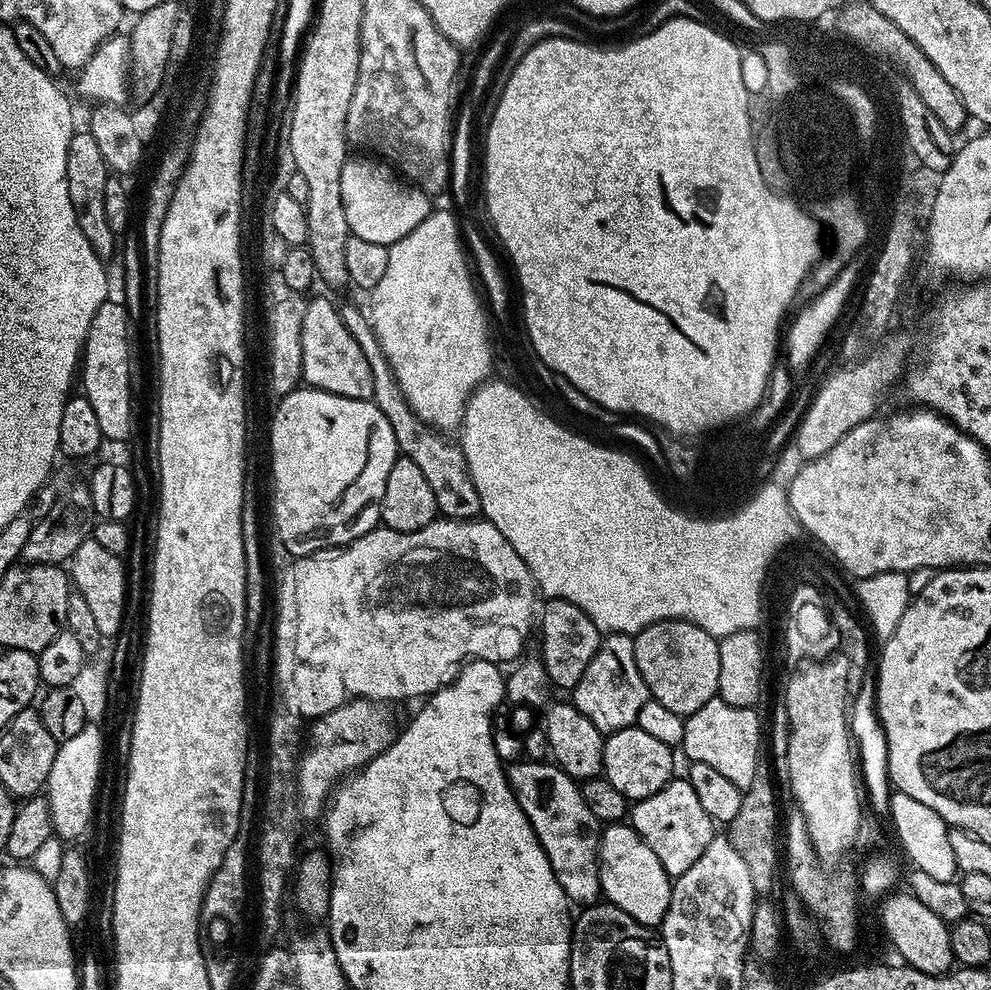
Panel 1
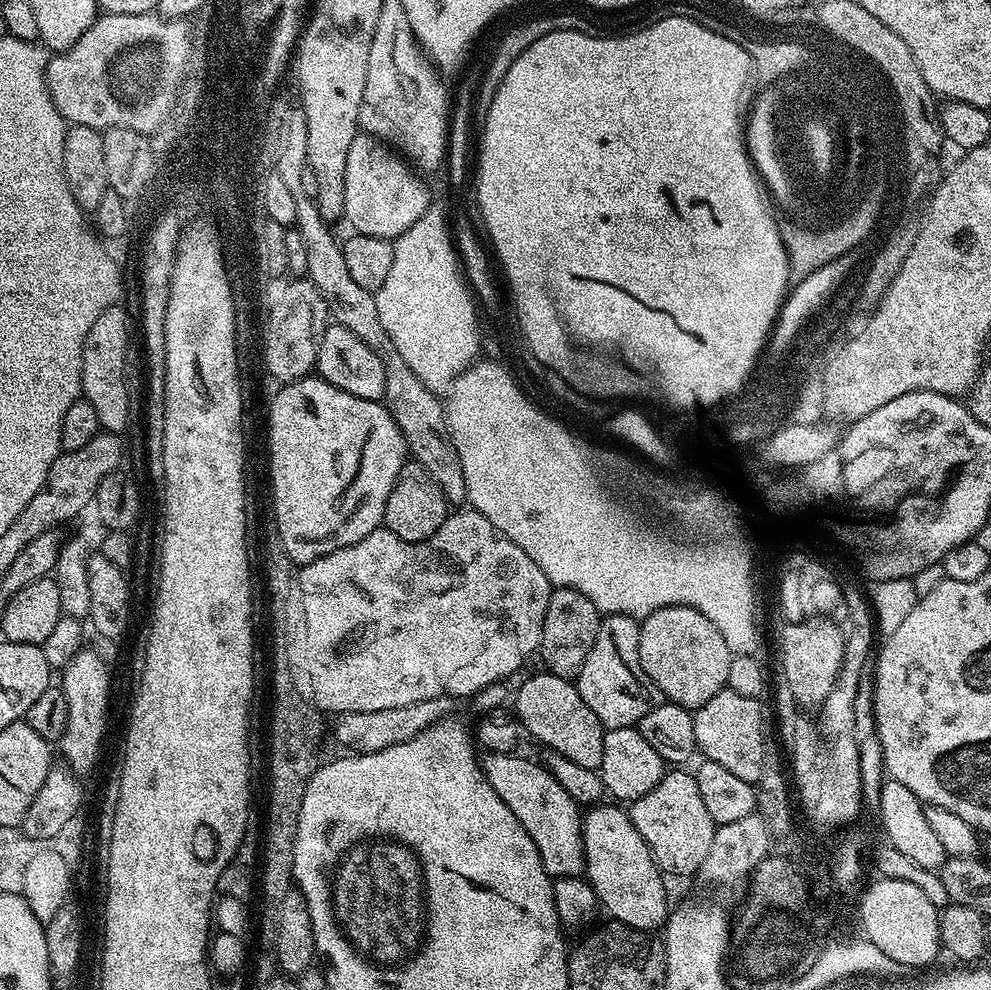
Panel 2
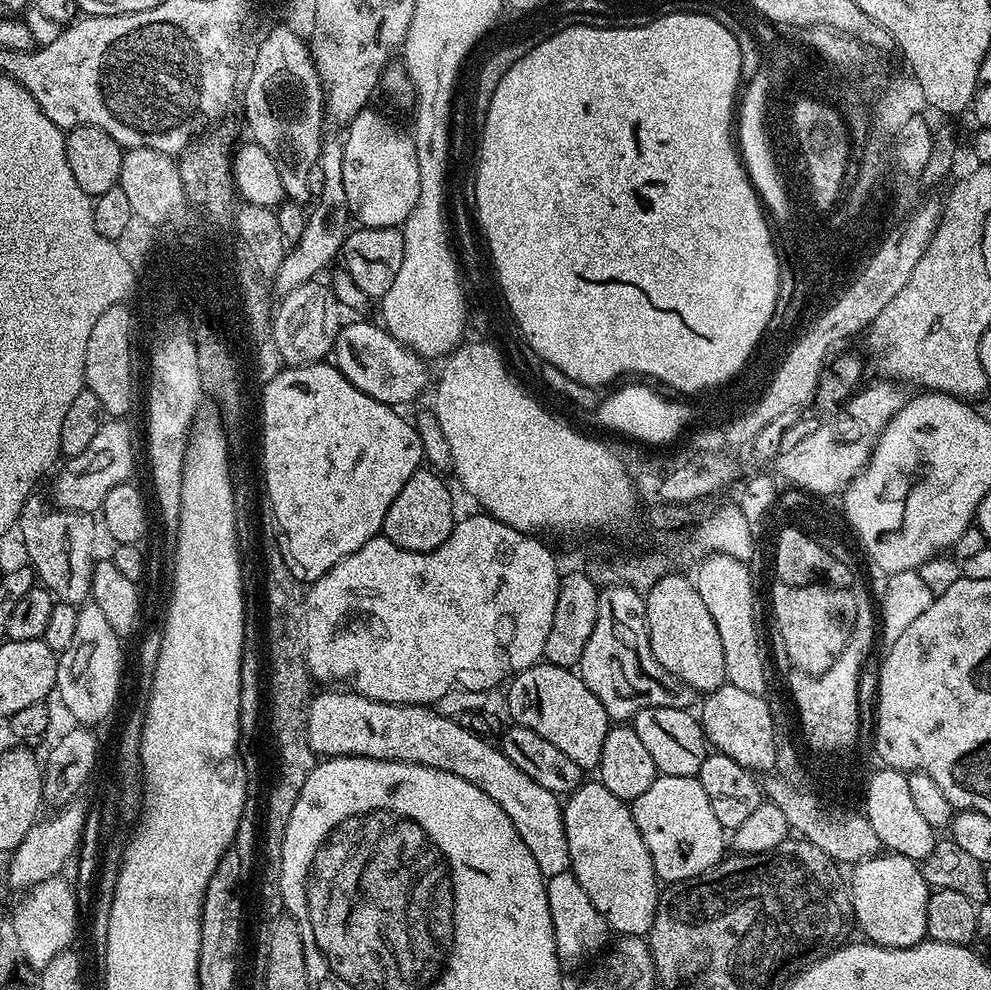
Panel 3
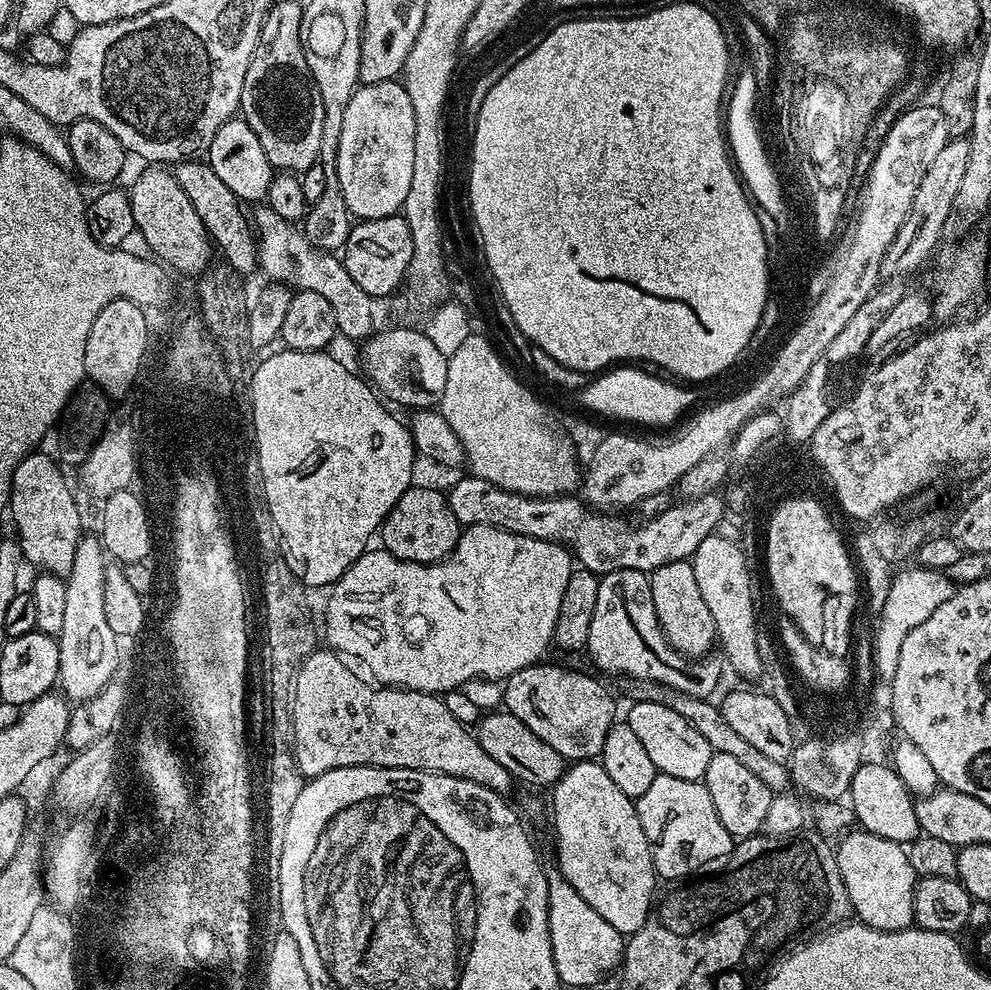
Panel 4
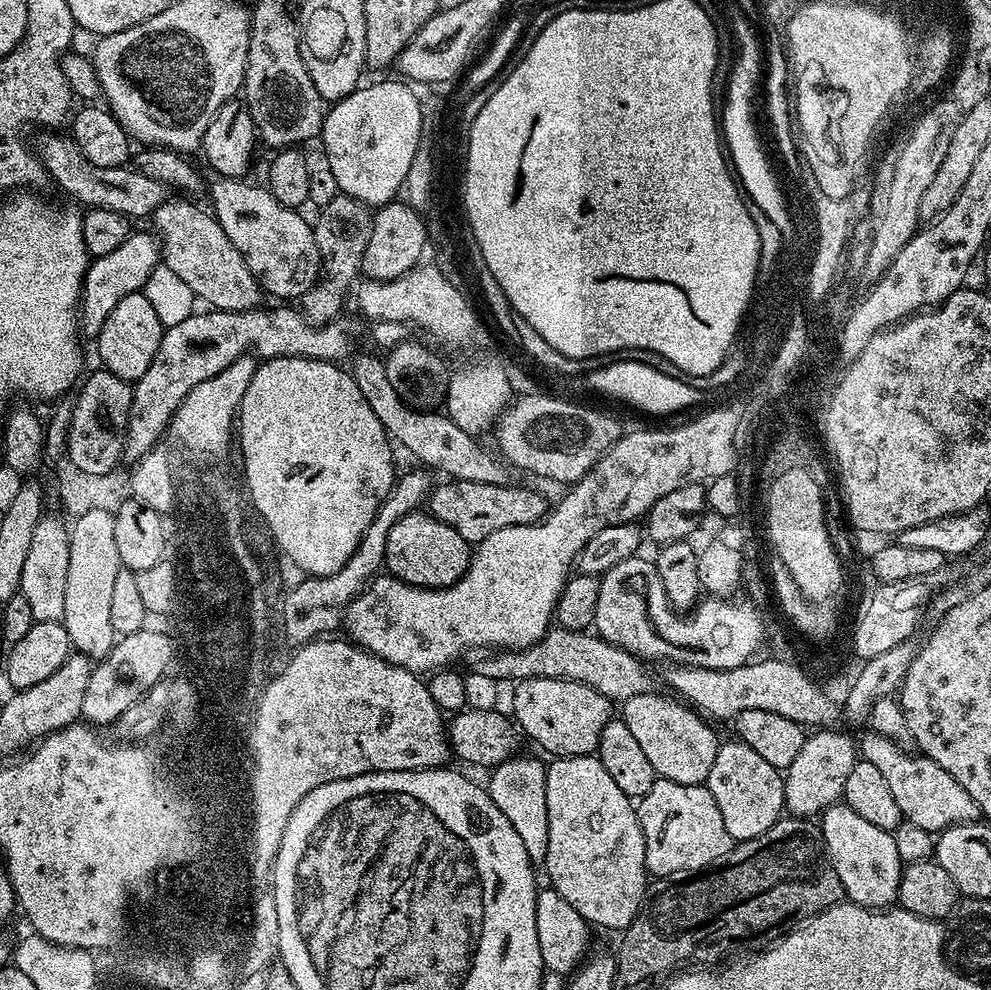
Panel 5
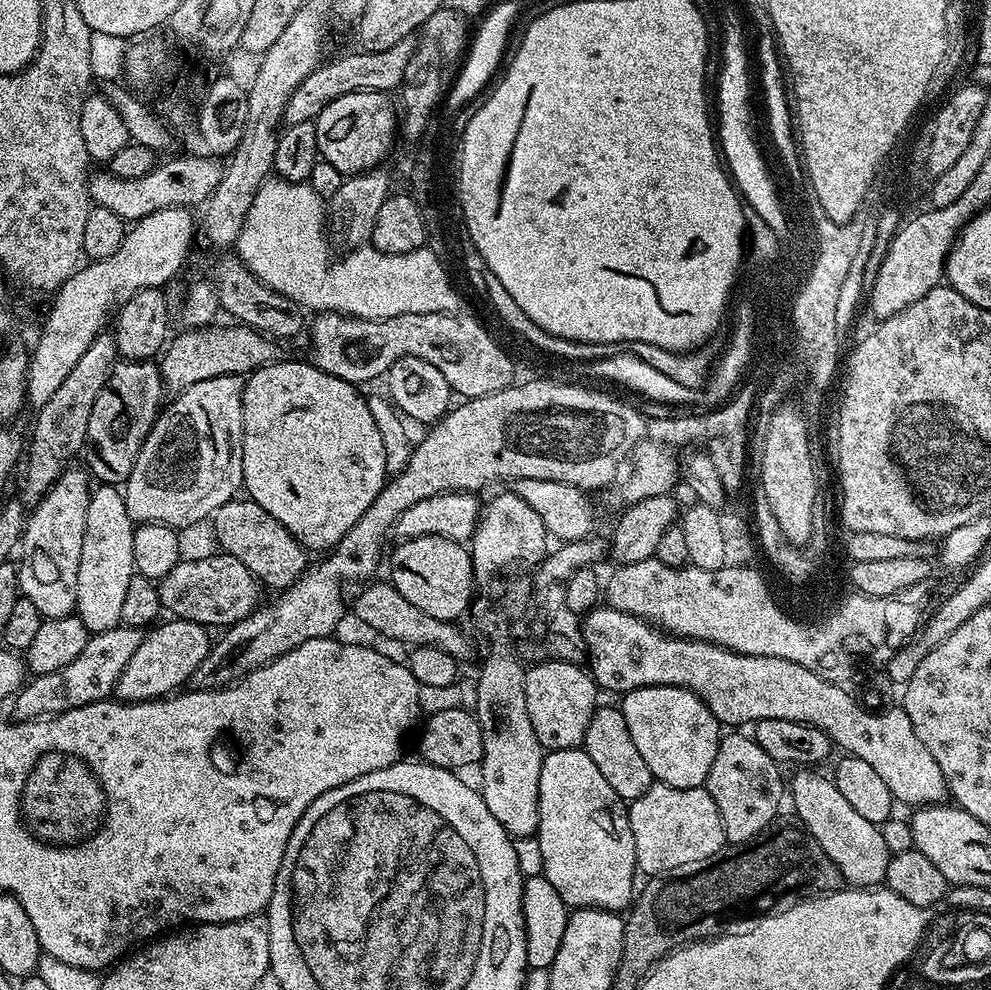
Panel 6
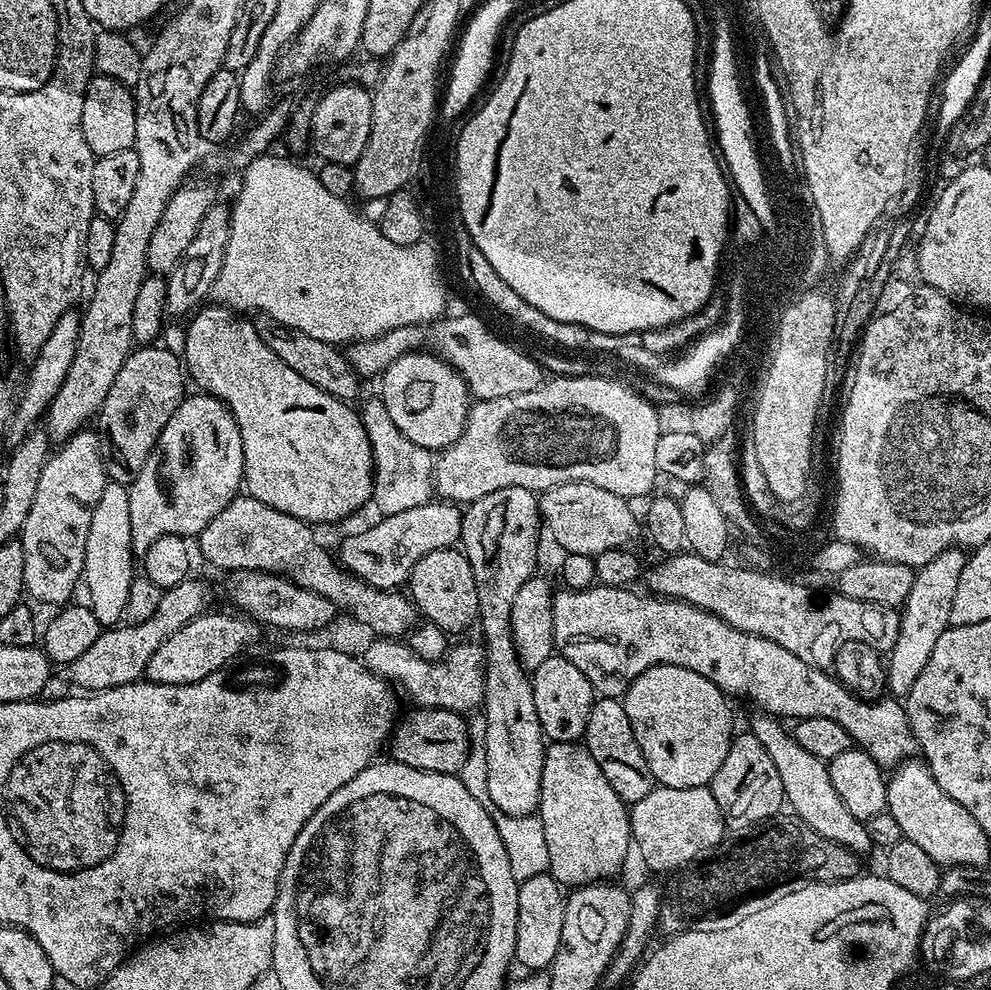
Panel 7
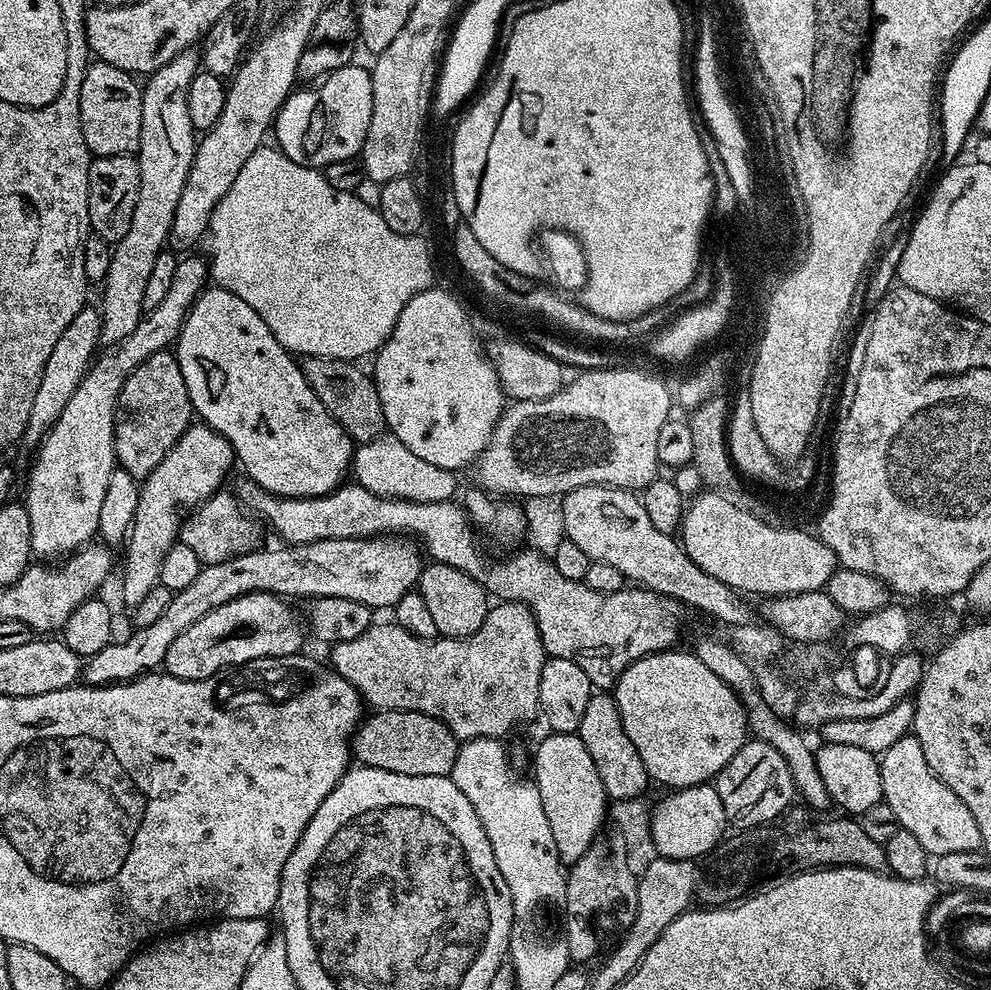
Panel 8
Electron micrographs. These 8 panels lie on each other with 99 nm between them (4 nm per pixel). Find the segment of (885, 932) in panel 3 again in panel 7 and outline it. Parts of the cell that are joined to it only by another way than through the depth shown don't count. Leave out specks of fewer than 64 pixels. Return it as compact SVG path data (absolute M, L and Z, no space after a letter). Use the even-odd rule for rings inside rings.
M767 714L756 715L758 716L754 717L750 724L750 731L754 738L758 738L758 742L762 742L762 746L766 746L766 754L770 754L770 759L774 761L774 767L778 769L778 778L782 778L785 801L790 808L792 804L791 811L794 815L806 822L810 830L822 834L822 838L846 846L851 852L865 854L864 852L873 851L874 845L868 833L867 823L854 818L854 814L846 810L842 798L838 798L834 786L830 783L827 763L814 758L810 750L798 746L791 731L787 727L784 729L785 725L777 717Z

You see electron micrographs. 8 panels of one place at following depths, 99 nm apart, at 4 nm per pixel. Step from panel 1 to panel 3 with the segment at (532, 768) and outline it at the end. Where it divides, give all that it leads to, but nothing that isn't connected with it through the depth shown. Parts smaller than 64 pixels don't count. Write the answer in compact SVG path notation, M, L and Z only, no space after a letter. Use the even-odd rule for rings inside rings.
M320 692L311 697L308 705L308 737L310 746L317 757L331 758L334 756L365 756L375 760L397 760L407 764L421 764L438 770L446 770L450 774L458 774L458 778L466 778L482 794L490 794L502 810L506 810L506 818L514 822L514 830L526 842L530 854L534 854L534 862L538 862L538 870L549 878L569 871L570 850L566 842L564 829L564 809L561 797L555 796L550 790L538 786L534 778L529 778L491 739L476 735L459 719L443 716L435 707L423 704L387 704L363 696L361 692Z

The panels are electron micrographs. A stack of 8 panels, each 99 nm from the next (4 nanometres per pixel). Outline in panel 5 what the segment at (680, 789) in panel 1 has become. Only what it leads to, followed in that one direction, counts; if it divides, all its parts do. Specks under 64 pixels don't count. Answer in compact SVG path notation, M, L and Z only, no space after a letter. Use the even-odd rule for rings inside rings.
M657 778L648 793L639 797L638 811L646 842L646 866L653 877L682 874L686 870L702 870L710 866L710 862L718 862L718 858L730 854L734 841L722 822L722 813L718 810L718 802L714 802L714 794L710 794L704 784L679 784Z

